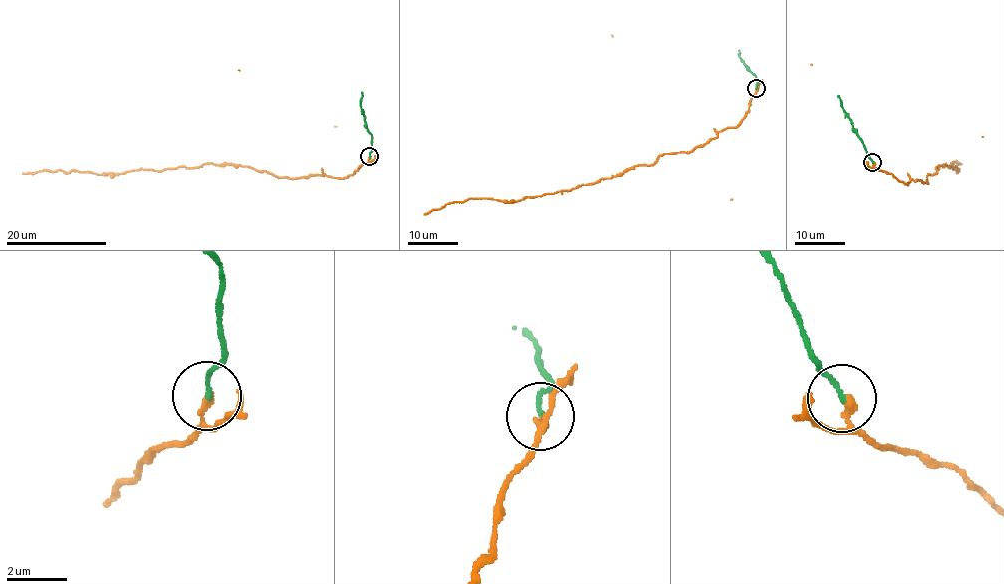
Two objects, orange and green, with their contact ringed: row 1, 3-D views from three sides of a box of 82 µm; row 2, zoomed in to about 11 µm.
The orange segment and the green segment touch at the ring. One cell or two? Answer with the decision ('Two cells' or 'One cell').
Two cells

